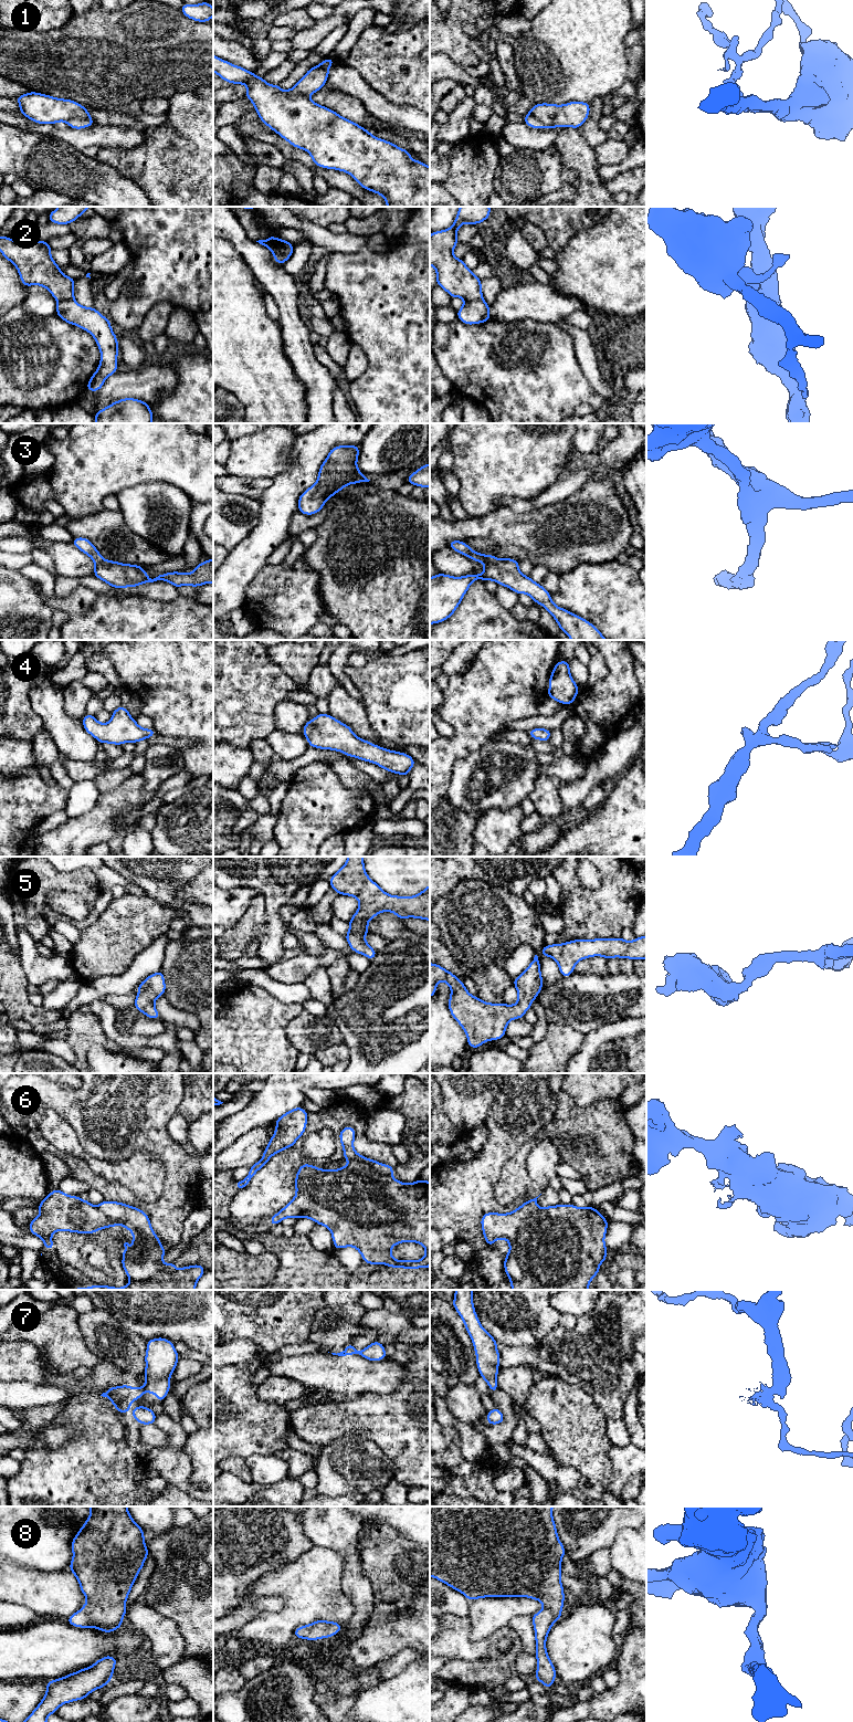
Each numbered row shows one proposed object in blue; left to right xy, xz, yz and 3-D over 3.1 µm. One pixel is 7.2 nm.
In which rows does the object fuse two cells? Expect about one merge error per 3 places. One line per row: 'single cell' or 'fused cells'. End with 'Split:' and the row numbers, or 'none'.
1: fused cells
2: fused cells
3: single cell
4: single cell
5: single cell
6: fused cells
7: fused cells
8: single cell
Split: 1, 2, 6, 7

